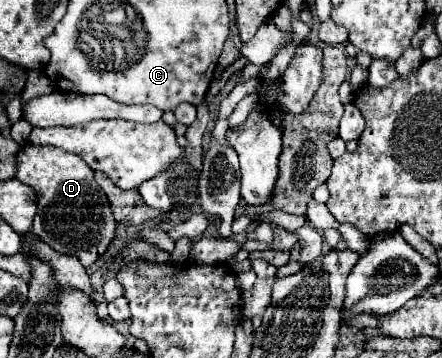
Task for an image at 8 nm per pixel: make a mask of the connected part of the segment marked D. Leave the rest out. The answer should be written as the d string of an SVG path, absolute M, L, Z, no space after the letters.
M26 145L16 155L16 179L34 189L38 211L32 233L62 255L74 255L90 267L114 239L114 215L102 187L94 181L94 171L76 155L58 147Z

